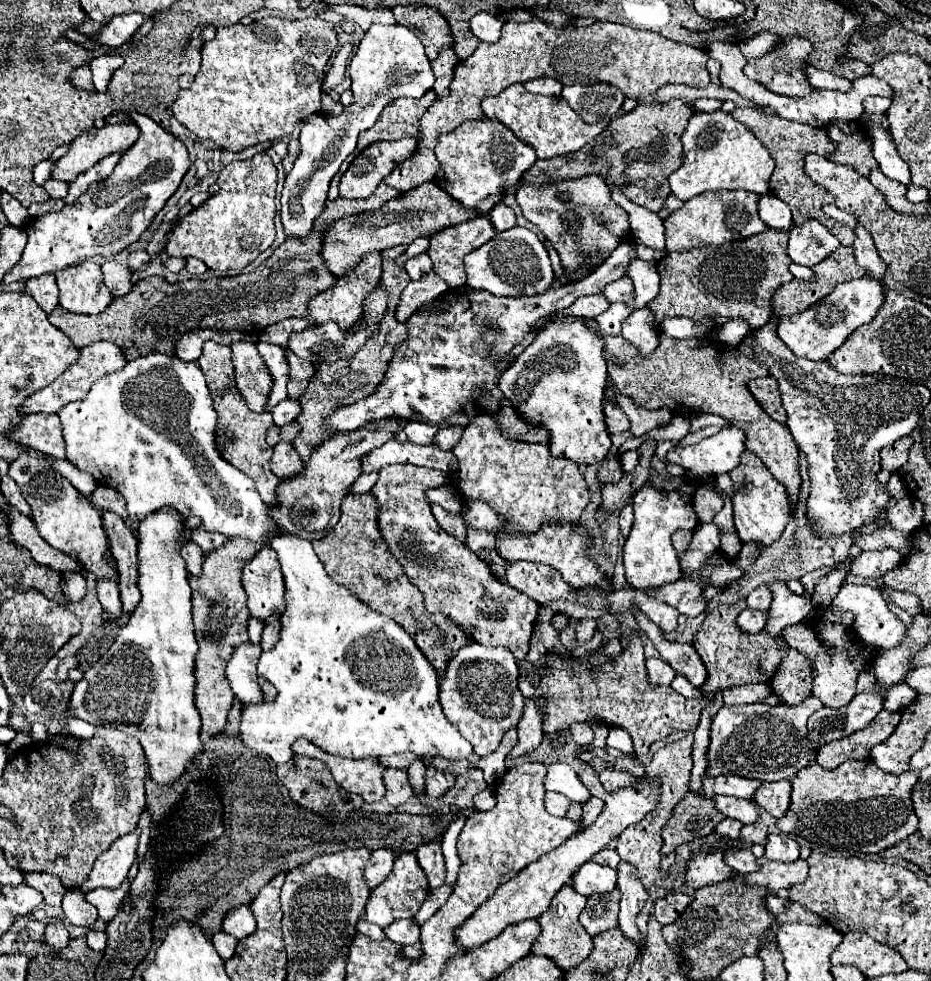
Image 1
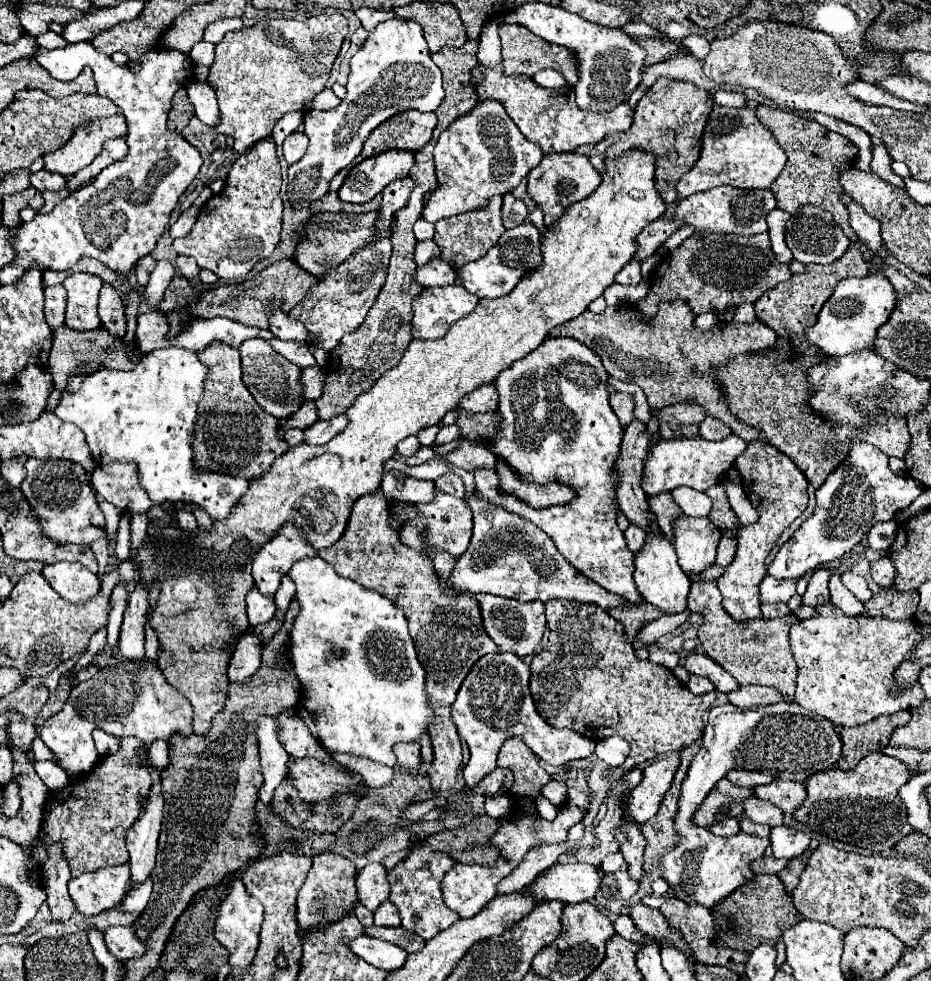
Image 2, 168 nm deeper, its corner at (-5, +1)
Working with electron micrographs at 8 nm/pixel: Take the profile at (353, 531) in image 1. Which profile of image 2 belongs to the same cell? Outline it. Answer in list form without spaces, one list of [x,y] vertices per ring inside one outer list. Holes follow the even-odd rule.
[[[382,488],[358,498],[352,506],[352,514],[342,538],[334,546],[318,550],[318,556],[330,562],[340,576],[350,578],[368,590],[376,590],[382,596],[388,596],[398,608],[402,608],[408,620],[410,636],[416,644],[418,660],[422,660],[422,666],[426,668],[426,690],[430,692],[430,702],[438,712],[432,738],[434,762],[428,770],[428,776],[432,790],[440,794],[454,786],[462,764],[462,746],[458,730],[450,720],[450,706],[456,700],[456,692],[472,664],[484,654],[498,652],[498,648],[482,628],[478,602],[470,600],[468,596],[450,598],[442,594],[438,582],[434,580],[434,568],[426,564],[426,558],[400,542],[400,532],[388,522],[388,506],[390,504],[384,498]]]

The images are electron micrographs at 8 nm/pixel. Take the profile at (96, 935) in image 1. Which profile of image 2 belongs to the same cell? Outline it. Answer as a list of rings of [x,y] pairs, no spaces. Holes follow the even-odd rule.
[[[110,926],[104,932],[104,940],[110,954],[116,956],[118,960],[130,960],[136,958],[140,952],[144,952],[142,942],[134,936],[132,928],[128,926]]]

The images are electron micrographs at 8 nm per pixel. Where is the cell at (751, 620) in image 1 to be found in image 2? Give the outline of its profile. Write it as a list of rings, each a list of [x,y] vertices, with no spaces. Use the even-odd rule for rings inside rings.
[[[762,604],[762,618],[780,618],[790,614],[786,604]]]

